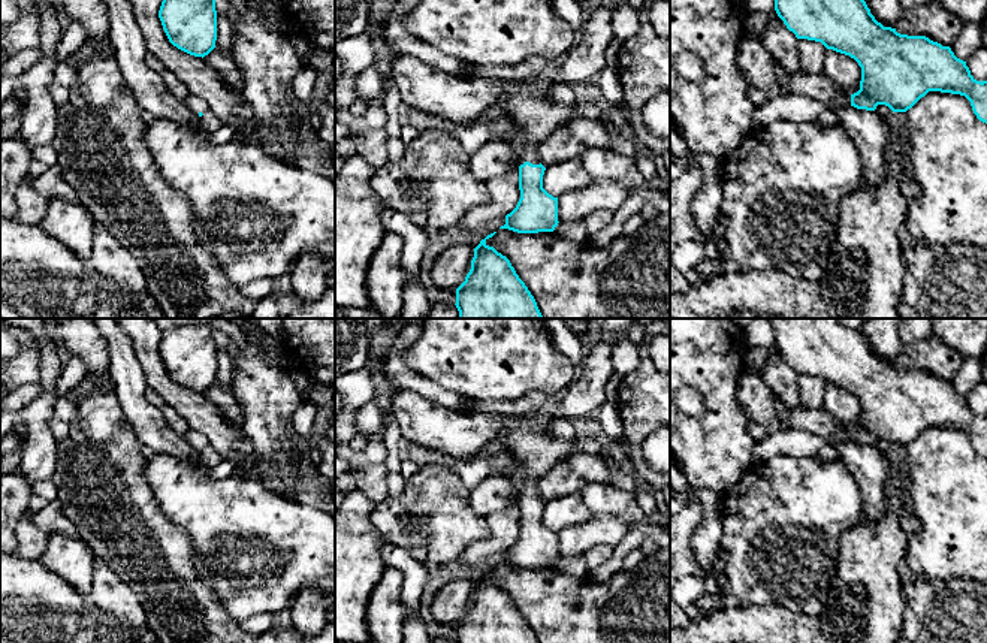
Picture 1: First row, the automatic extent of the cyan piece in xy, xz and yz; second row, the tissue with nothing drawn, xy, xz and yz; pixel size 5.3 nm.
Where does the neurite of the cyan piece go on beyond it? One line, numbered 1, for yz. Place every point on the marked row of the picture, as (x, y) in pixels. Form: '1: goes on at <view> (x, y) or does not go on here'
1: goes on at yz (794, 108)

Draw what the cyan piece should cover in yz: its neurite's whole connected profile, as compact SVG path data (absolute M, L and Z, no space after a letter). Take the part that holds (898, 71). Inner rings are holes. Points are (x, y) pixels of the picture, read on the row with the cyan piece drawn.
M775 0L775 10L797 39L821 42L827 49L854 58L861 67L860 90L831 102L785 91L755 108L754 127L766 127L778 120L815 121L824 109L837 111L843 106L875 111L878 105L885 105L893 112L906 112L929 91L965 96L977 118L987 124L987 81L977 81L966 61L957 58L950 46L926 36L900 34L896 28L884 27L870 13L864 0Z

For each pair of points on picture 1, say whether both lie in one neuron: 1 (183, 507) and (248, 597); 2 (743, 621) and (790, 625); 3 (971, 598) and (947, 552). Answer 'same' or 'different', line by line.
1: same
2: same
3: different

